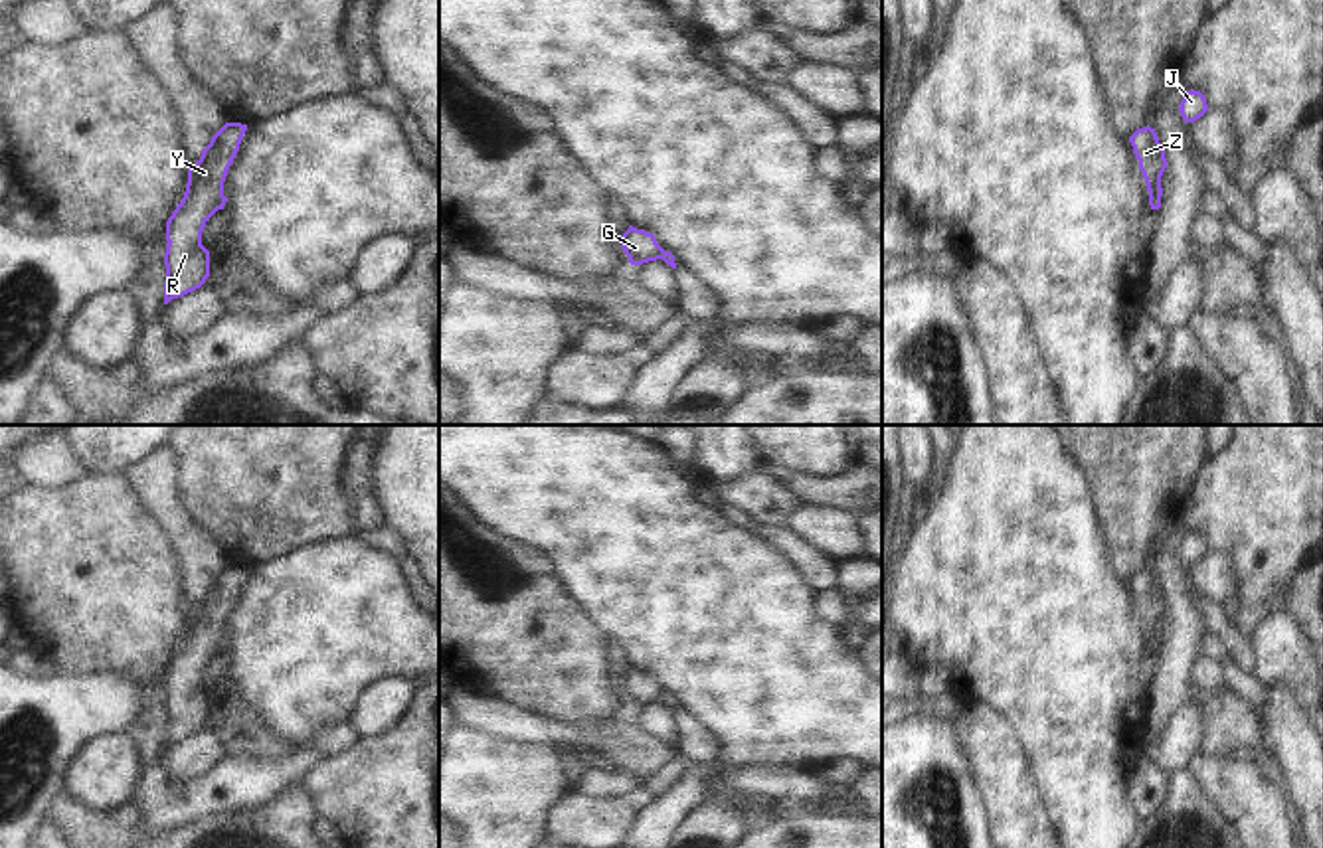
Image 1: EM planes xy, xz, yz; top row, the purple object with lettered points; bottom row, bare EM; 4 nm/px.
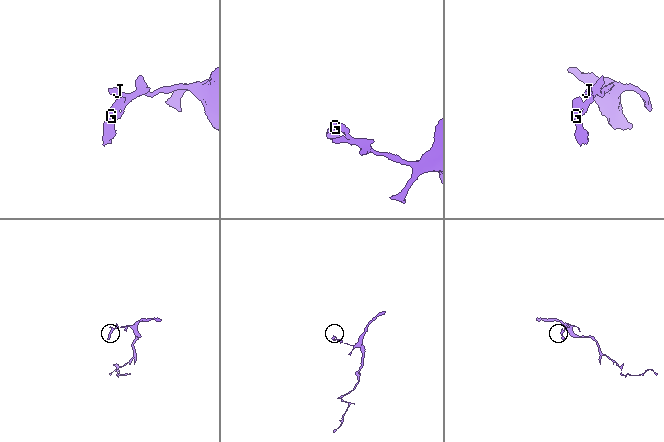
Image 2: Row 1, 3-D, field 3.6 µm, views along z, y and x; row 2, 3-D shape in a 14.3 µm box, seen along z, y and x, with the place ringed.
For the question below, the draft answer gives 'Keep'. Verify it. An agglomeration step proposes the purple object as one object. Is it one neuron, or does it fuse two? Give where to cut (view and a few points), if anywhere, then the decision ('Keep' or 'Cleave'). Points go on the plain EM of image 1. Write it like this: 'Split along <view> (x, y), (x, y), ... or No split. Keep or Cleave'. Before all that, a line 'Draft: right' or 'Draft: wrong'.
Draft: wrong
Split along yz (1159, 627), (1149, 647). Cleave

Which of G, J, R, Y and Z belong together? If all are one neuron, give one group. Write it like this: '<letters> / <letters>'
G R Y Z / J

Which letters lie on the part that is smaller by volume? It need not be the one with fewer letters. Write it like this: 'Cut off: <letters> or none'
Cut off: G, R, Y, Z

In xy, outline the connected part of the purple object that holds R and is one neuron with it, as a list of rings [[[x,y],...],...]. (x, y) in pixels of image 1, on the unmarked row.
[[[225,565],[188,611],[182,644],[166,664],[164,747],[200,731],[210,720],[210,694],[202,688],[206,664],[220,652],[227,613],[247,567]]]

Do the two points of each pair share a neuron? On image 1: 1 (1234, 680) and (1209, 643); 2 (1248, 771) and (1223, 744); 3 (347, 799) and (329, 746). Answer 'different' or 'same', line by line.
1: same
2: different
3: different

